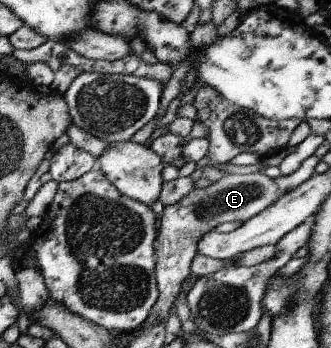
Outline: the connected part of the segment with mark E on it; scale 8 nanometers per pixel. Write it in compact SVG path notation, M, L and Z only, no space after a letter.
M259 172L251 174L225 174L207 186L192 188L184 197L172 205L162 208L160 226L155 233L157 247L155 255L154 275L157 285L157 300L149 309L146 319L140 329L153 327L156 324L164 326L168 319L168 310L190 271L190 261L197 254L197 241L218 224L226 222L244 223L257 213L265 210L281 196L274 180Z

